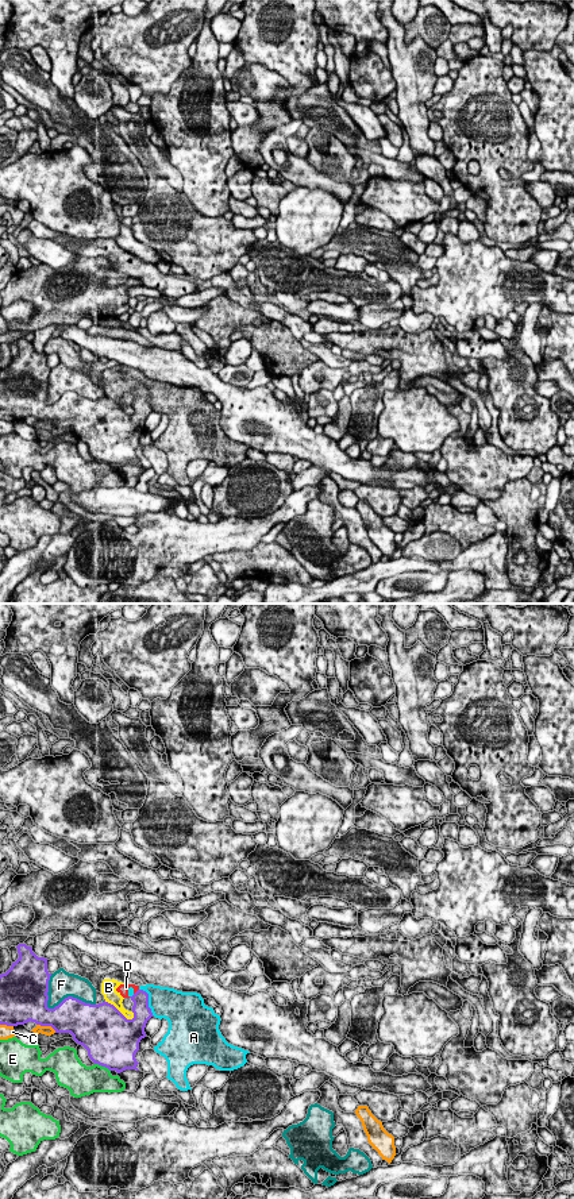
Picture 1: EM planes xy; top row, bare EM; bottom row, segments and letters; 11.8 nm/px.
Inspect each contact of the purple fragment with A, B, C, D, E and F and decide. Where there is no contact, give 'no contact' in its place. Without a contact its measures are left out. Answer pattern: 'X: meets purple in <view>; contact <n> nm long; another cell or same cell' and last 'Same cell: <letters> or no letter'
A: meets purple in xy; contact 380 nm long; another cell
B: meets purple in xy; contact 420 nm long; another cell
C: meets purple in xy; contact 260 nm long; another cell
D: meets purple in xy; contact 100 nm long; another cell
E: meets purple in xy; contact 220 nm long; another cell
F: meets purple in xy; contact 650 nm long; another cell
Same cell: no letter

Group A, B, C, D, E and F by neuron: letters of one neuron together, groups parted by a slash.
A B D / C / E / F

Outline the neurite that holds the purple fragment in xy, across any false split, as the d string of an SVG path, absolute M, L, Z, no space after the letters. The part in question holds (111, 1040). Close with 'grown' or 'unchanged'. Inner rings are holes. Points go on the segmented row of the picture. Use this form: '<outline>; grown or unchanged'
M19 944L19 959L0 975L0 1025L18 1026L35 1022L51 1026L55 1033L70 1033L88 1050L89 1059L118 1073L136 1069L139 1042L146 1037L147 1021L154 1017L149 994L138 990L131 998L134 1018L127 1019L113 1005L85 1003L68 996L54 1009L47 1007L47 959L38 957L31 947Z; unchanged

